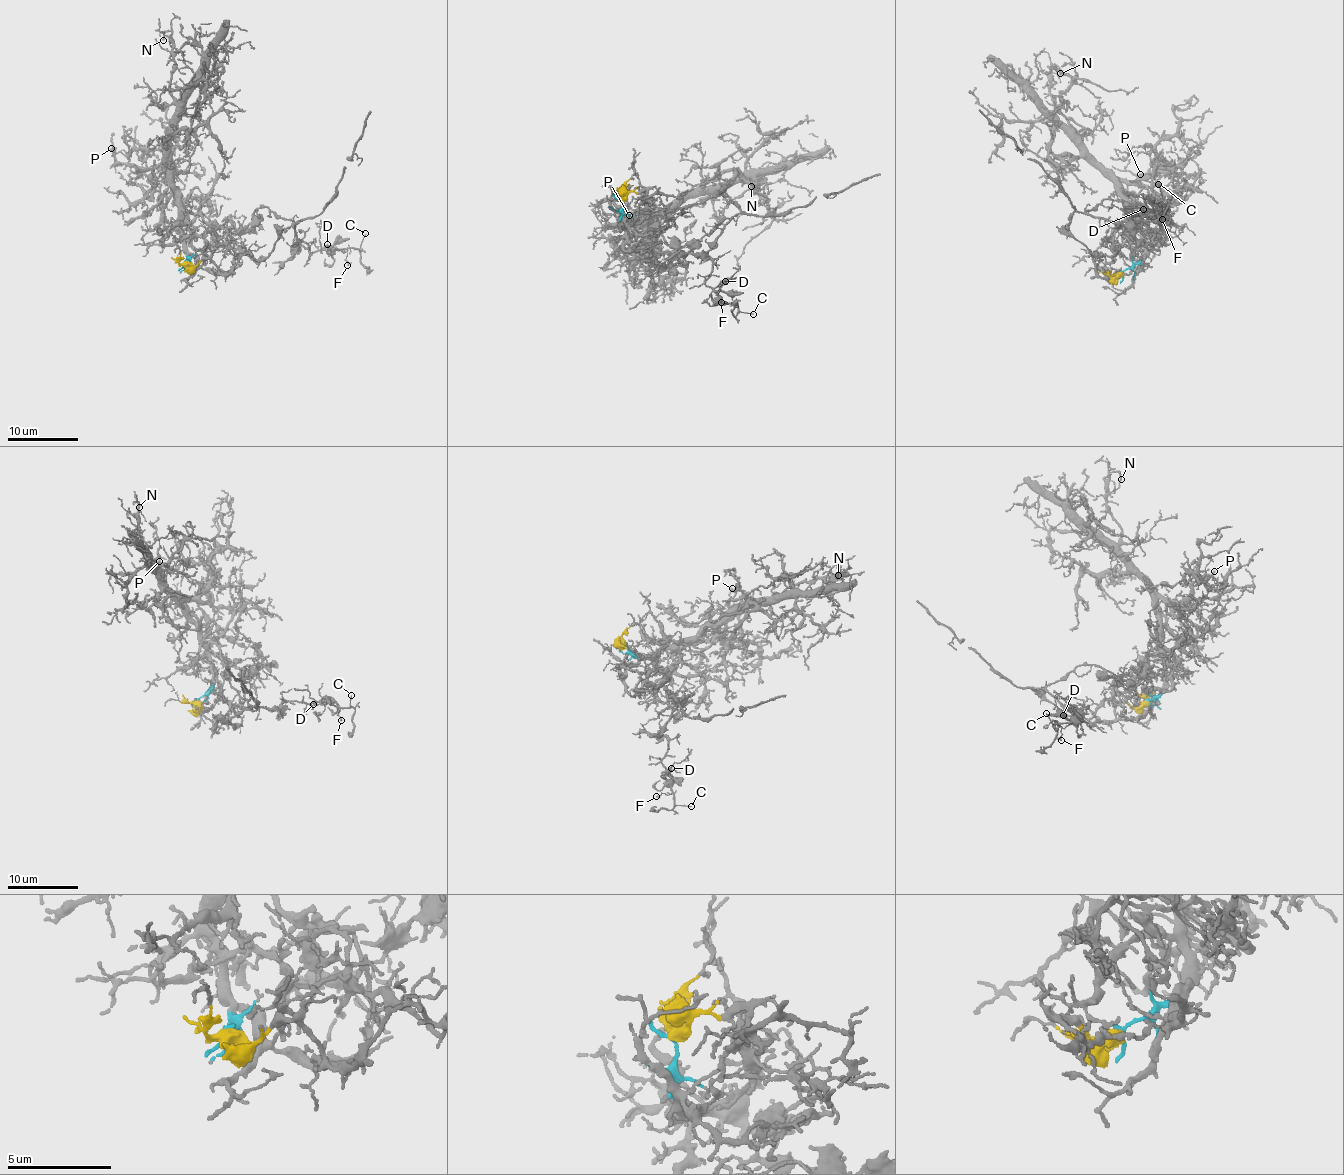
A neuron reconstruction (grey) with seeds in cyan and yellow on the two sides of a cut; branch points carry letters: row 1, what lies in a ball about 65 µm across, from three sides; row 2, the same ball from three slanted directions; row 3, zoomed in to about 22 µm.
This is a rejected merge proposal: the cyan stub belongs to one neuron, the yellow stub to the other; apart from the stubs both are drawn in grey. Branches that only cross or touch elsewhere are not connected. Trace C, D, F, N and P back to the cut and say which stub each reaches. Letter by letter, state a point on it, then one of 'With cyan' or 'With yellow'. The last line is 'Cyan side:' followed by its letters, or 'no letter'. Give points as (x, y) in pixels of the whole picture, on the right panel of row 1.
C: Place: (1158, 184). With yellow
D: Place: (1143, 209). With yellow
F: Place: (1162, 219). With yellow
N: Place: (1060, 73). With cyan
P: Place: (1140, 174). With cyan
Cyan side: N, P

